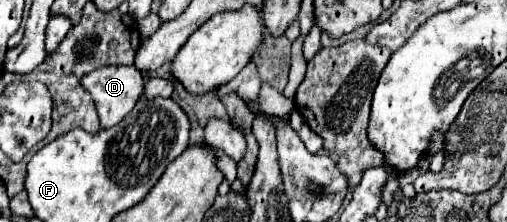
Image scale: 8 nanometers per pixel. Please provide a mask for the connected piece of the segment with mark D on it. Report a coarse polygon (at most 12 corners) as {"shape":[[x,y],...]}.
{"shape":[[134,66],[84,76],[100,128],[124,120],[144,92]]}

